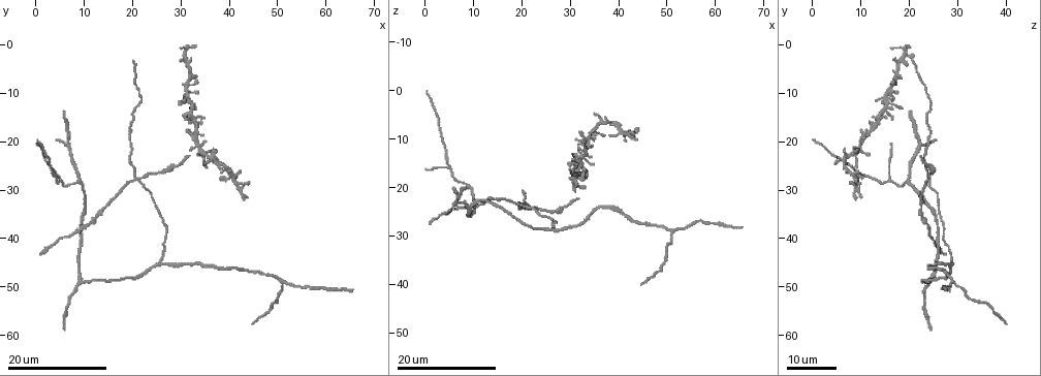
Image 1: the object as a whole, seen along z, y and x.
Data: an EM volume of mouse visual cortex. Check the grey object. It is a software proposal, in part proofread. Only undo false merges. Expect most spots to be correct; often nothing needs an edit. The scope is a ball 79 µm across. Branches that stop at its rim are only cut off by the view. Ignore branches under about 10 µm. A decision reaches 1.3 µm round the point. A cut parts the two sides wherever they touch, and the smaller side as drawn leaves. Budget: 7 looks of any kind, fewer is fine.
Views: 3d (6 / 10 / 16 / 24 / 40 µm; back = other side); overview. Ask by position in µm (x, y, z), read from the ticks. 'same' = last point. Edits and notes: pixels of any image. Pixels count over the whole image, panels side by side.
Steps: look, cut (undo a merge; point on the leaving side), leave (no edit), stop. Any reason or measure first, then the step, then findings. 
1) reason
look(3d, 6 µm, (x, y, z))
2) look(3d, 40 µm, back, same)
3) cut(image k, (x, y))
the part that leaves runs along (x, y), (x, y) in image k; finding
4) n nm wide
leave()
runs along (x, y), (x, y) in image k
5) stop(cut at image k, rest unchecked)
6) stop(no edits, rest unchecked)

branch point
look(3d, 16 µm, (8.5, 27.5, 19.5))

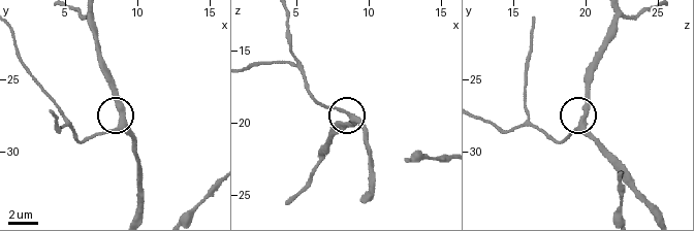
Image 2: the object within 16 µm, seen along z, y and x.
closer look
look(3d, 6 µm, (8.8, 28.2, 19.6))

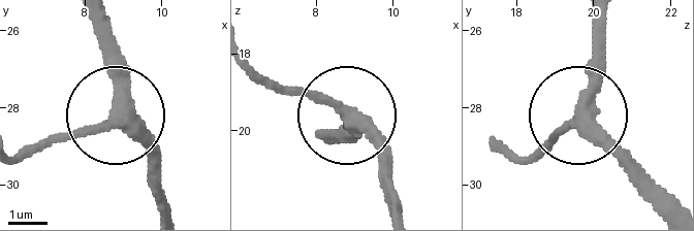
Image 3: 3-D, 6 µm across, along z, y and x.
340 nm wide
leave()
runs along (165, 207), (153, 158), (117, 108), (106, 20) in image 3; all the same neuron

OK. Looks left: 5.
four or more arms meet
look(3d, 24 µm, (21.5, 28.0, 24.0))

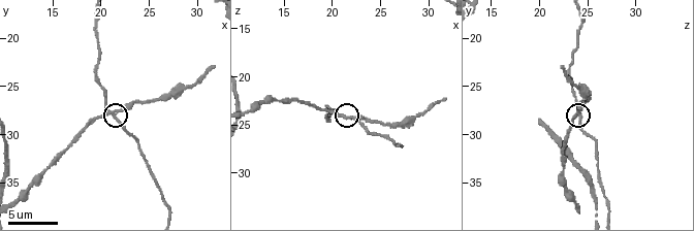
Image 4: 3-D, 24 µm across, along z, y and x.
zoom in
look(3d, 6 µm, (21.4, 27.6, 24.2))

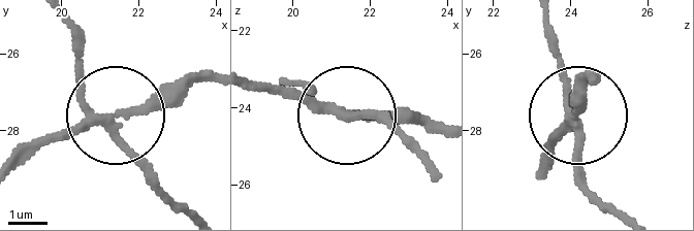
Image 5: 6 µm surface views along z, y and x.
look(3d, 6 µm, back, (21.25, 27.65, 24.10))

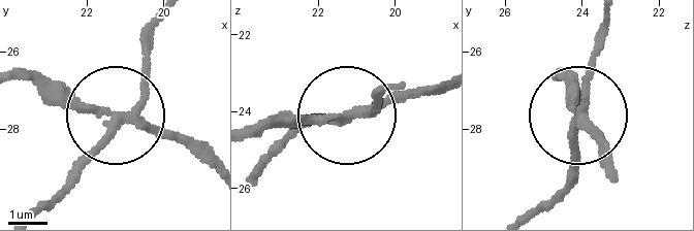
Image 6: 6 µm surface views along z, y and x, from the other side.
cut(image 6, (73, 93))
the part that leaves runs along (133, 120), (160, 127), (209, 169) in image 6; two neurons meet here

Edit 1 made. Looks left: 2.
stop(cut at image 6, rest unchecked)

